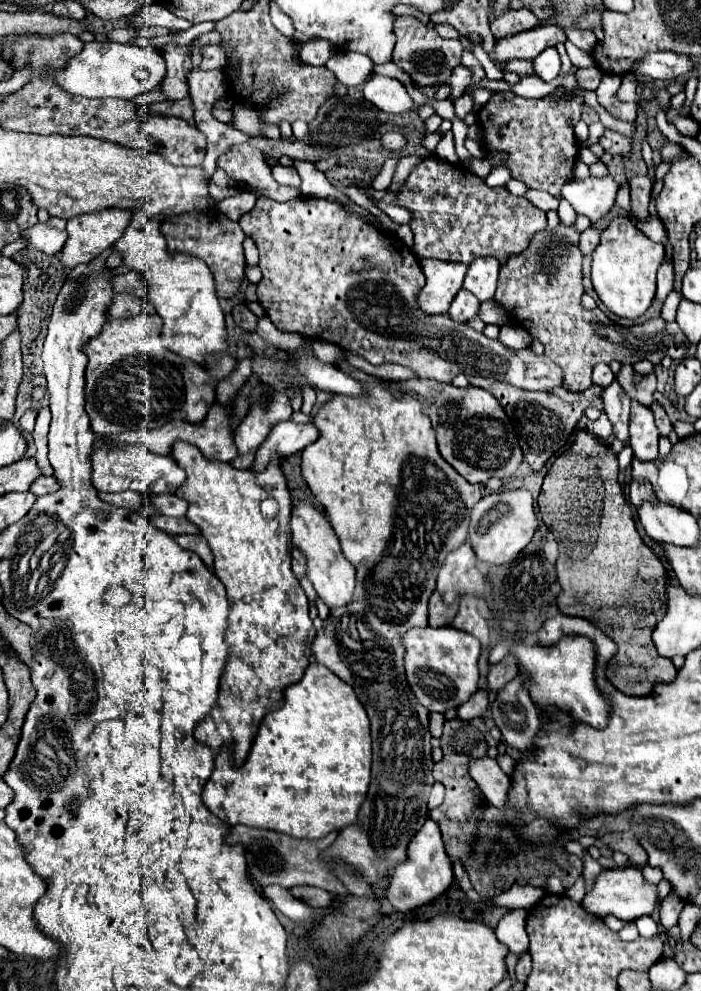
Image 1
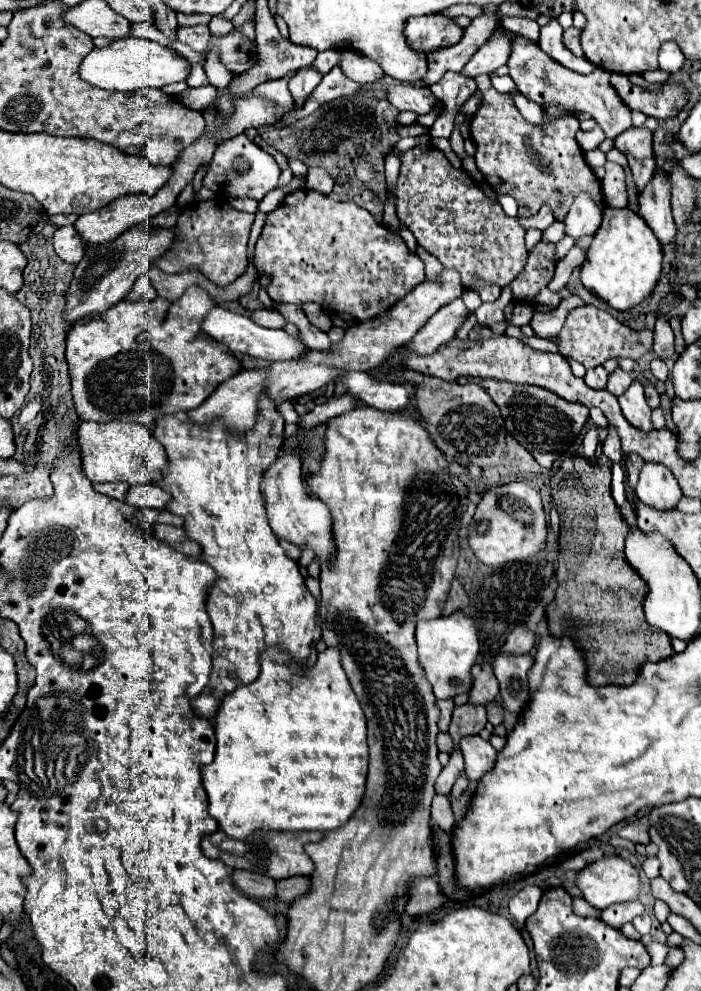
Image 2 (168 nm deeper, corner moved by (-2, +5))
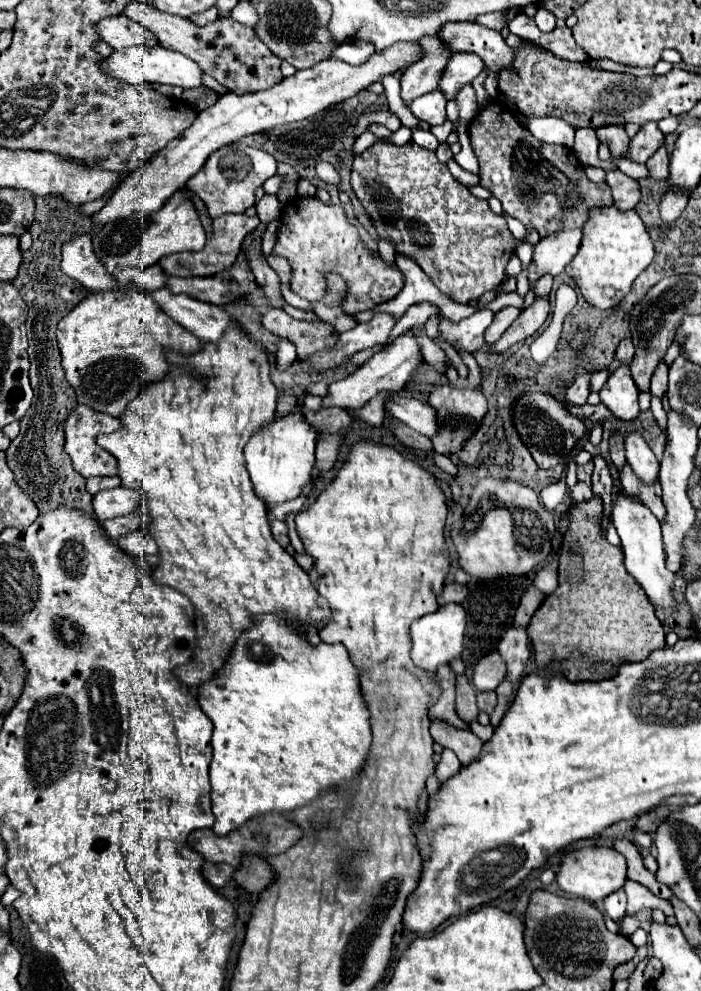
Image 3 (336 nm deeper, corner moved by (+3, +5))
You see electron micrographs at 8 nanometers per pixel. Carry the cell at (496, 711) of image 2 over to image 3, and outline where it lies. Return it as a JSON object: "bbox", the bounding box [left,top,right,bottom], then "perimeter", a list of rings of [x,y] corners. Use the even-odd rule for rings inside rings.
{"bbox":[477,690,497,714],"perimeter":[[[489,690],[489,692],[479,692],[477,702],[479,702],[479,710],[485,710],[485,712],[491,714],[493,708],[495,708],[495,704],[497,704],[497,696],[495,696],[493,690]]]}

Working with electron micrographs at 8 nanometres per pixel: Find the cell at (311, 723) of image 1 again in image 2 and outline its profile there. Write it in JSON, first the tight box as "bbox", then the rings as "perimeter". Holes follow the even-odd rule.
{"bbox":[202,648,368,838],"perimeter":[[[266,648],[262,652],[260,660],[260,676],[254,680],[254,684],[238,686],[232,694],[228,694],[222,700],[222,706],[218,710],[216,718],[216,738],[218,748],[214,754],[214,760],[210,764],[202,766],[202,782],[208,794],[208,814],[218,820],[220,830],[224,830],[230,838],[246,838],[254,830],[320,830],[328,832],[334,828],[340,828],[348,822],[348,818],[358,810],[358,804],[364,796],[366,786],[366,774],[368,774],[368,744],[366,744],[366,718],[362,712],[362,706],[358,704],[358,698],[354,696],[354,690],[350,688],[350,682],[342,670],[340,664],[340,652],[336,648],[326,648],[318,654],[318,662],[312,670],[306,672],[294,672],[302,670],[290,664],[290,656],[278,648]]]}

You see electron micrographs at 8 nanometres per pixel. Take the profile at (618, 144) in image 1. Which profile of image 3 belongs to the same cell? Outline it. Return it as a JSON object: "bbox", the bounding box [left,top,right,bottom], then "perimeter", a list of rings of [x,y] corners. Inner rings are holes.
{"bbox":[627,122,663,164],"perimeter":[[[657,122],[643,124],[641,130],[637,132],[637,136],[631,138],[627,158],[633,162],[639,162],[639,164],[645,164],[647,158],[651,158],[661,144],[663,144],[663,132],[659,130]]]}

